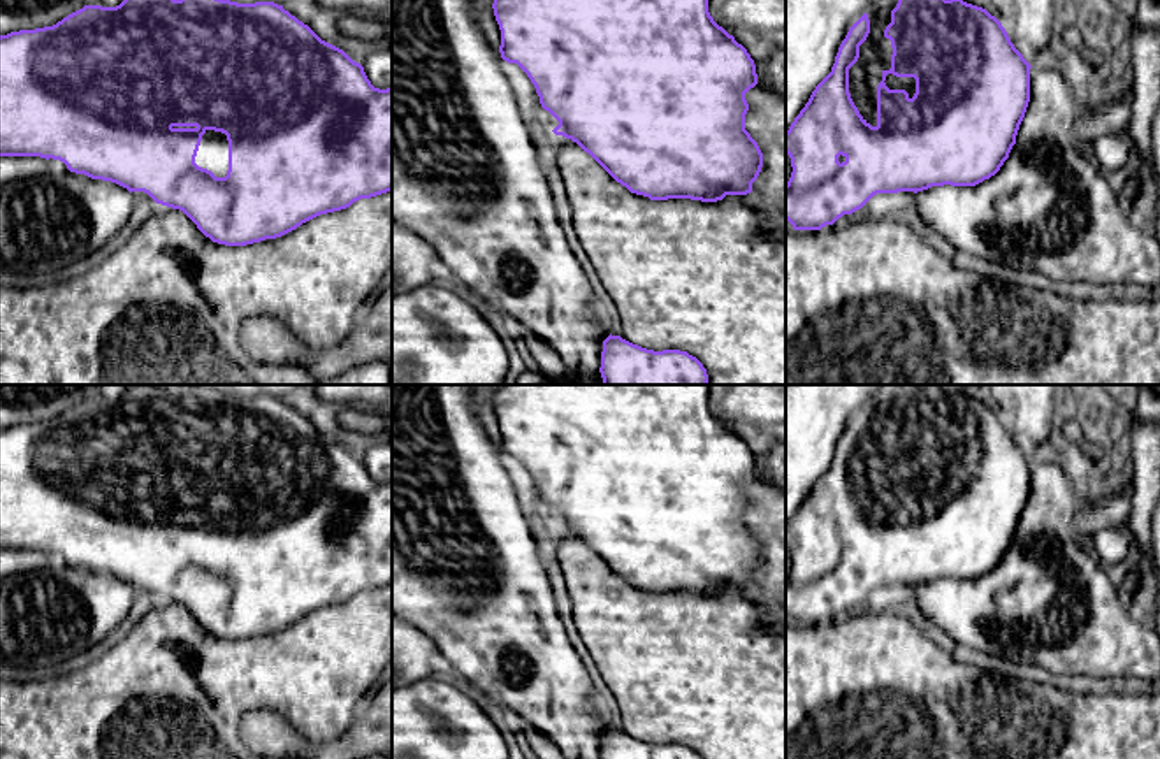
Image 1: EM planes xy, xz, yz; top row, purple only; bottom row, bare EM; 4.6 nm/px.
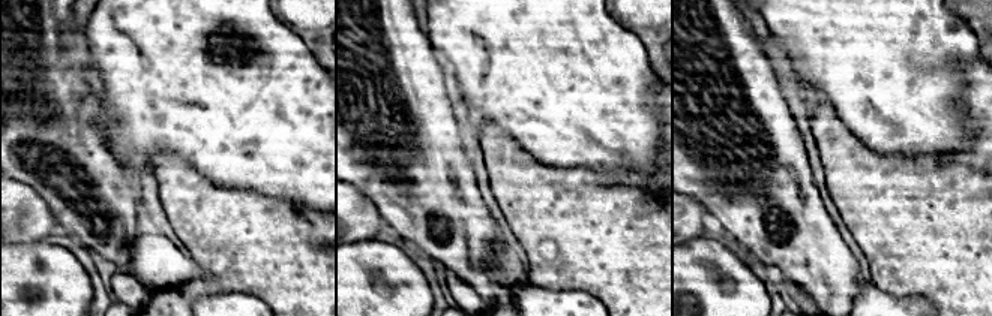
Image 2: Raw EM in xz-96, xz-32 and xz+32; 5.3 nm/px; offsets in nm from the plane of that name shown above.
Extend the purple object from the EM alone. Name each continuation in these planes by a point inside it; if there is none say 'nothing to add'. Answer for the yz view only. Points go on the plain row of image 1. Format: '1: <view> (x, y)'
1: yz (876, 445)

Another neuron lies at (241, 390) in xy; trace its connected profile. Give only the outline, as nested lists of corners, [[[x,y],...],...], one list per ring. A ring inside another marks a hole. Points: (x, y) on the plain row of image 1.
[[[197,385],[197,387],[211,388],[237,397],[274,395],[278,399],[283,399],[286,394],[297,390],[302,385]]]

